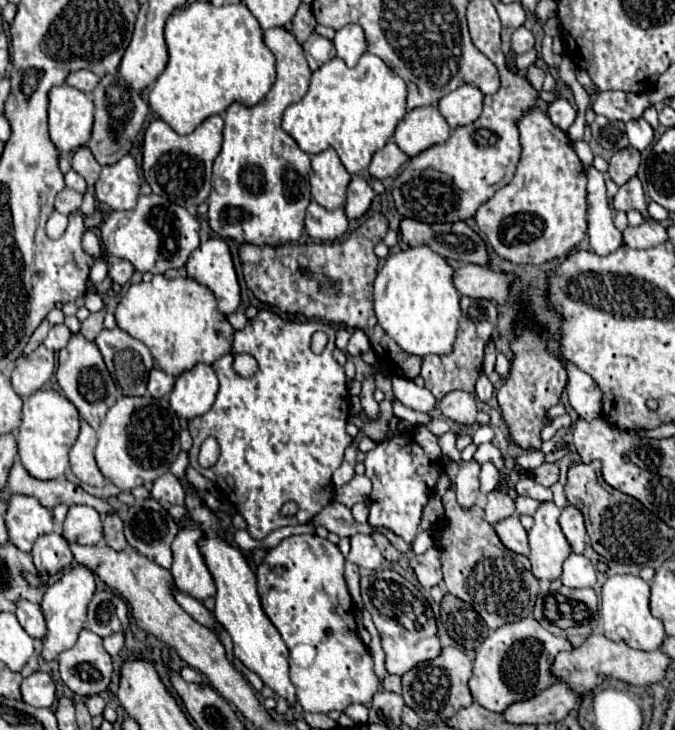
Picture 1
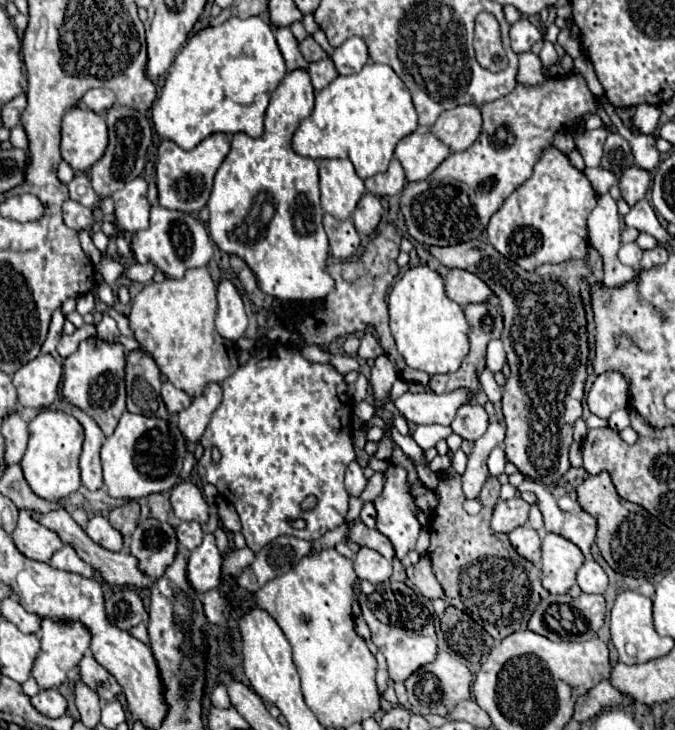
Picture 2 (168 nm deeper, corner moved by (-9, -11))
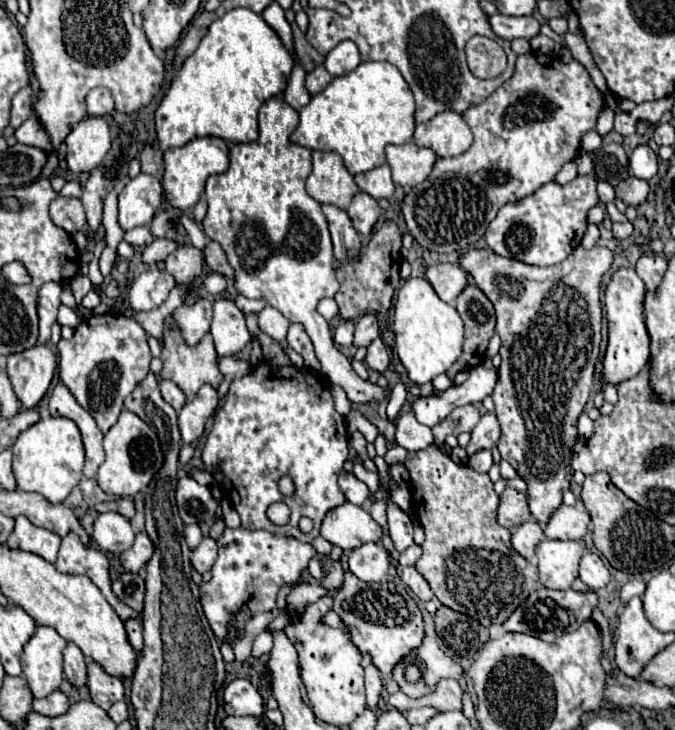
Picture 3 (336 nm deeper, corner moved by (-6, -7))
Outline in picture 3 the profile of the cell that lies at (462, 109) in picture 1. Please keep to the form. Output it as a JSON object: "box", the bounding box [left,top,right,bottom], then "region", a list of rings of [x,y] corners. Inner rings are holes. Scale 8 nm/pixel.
{"box":[412,112,472,158],"region":[[[442,112],[426,124],[416,124],[412,142],[434,150],[438,158],[450,158],[460,156],[470,148],[472,132],[460,114]]]}

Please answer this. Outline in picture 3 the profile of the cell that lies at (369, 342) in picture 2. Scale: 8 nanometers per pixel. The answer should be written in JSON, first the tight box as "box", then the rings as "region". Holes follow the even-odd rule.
{"box":[354,314,380,346],"region":[[[364,314],[356,320],[356,332],[354,332],[354,346],[368,346],[376,336],[380,336],[378,330],[378,318],[376,314]]]}

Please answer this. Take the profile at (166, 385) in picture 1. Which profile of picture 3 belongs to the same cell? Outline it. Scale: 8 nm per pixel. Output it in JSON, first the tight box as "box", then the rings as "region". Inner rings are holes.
{"box":[160,380,186,412],"region":[[[162,380],[162,382],[160,382],[160,392],[162,392],[162,398],[164,398],[168,404],[172,404],[172,408],[174,408],[176,412],[180,412],[182,406],[186,404],[184,392],[182,392],[176,384],[172,384],[170,380]]]}

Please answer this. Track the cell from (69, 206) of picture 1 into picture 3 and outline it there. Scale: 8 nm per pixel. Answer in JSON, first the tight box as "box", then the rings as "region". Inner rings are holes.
{"box":[50,198,86,234],"region":[[[54,198],[50,204],[50,218],[56,226],[64,228],[68,234],[80,232],[86,226],[84,208],[78,198]]]}

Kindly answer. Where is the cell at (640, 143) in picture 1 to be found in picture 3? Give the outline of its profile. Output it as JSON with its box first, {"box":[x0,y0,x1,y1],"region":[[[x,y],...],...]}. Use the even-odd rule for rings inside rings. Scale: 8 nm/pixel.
{"box":[630,146,658,180],"region":[[[638,146],[630,154],[630,170],[640,180],[650,180],[658,172],[658,154],[650,146]]]}

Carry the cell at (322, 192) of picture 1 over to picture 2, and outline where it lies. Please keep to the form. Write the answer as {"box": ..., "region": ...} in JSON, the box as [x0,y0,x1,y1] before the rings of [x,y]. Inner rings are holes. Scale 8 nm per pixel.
{"box":[319,160,365,220],"region":[[[321,160],[319,184],[321,208],[337,220],[351,218],[359,198],[365,194],[363,180],[355,174],[349,160]]]}

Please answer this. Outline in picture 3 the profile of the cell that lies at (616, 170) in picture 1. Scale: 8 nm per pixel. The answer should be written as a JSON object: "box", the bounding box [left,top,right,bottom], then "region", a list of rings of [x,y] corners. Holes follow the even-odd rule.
{"box":[616,176,648,206],"region":[[[630,176],[628,180],[624,180],[624,184],[618,184],[616,188],[616,198],[622,200],[626,206],[640,206],[648,196],[648,182],[644,180],[636,180],[634,176]]]}

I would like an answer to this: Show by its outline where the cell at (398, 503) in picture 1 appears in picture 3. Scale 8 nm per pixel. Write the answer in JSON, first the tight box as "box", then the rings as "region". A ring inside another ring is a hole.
{"box":[388,502,412,552],"region":[[[388,502],[388,526],[390,526],[390,538],[398,552],[404,552],[408,546],[412,546],[412,520],[404,510],[400,510],[396,504]]]}

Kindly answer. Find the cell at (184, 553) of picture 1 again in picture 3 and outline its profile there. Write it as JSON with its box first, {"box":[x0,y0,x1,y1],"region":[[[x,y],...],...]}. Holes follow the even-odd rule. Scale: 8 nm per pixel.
{"box":[192,536,218,574],"region":[[[208,536],[208,538],[204,538],[204,540],[200,542],[200,546],[192,552],[192,564],[194,564],[194,568],[202,574],[202,572],[206,572],[206,570],[212,568],[216,556],[218,556],[216,542]]]}

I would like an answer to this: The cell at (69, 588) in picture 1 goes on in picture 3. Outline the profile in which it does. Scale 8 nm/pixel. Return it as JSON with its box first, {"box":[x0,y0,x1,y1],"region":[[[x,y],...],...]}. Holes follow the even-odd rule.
{"box":[20,626,66,698],"region":[[[38,626],[26,642],[20,662],[22,674],[34,698],[46,698],[62,682],[62,650],[66,640],[48,626]]]}

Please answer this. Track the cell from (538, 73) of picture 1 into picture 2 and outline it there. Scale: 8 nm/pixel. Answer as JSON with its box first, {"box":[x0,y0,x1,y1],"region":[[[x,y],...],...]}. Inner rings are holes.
{"box":[517,52,549,86],"region":[[[525,52],[519,56],[517,82],[523,86],[539,86],[549,78],[549,72],[543,68],[541,60],[533,52]]]}

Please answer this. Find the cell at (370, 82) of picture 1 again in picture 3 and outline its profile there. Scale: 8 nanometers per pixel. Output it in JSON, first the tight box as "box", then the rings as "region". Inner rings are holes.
{"box":[290,62,414,174],"region":[[[362,62],[350,74],[334,78],[320,94],[316,94],[308,106],[300,112],[300,122],[290,140],[310,150],[332,150],[344,158],[350,174],[368,172],[382,166],[384,148],[388,144],[406,144],[414,132],[414,96],[400,70],[390,62]]]}

